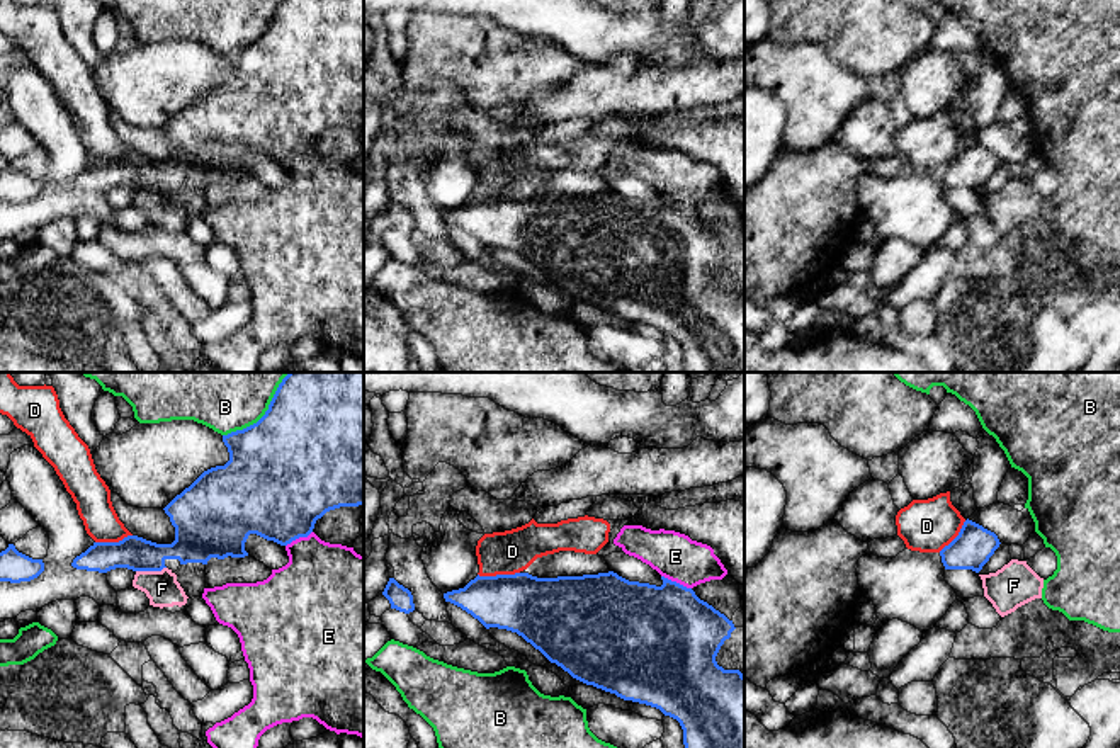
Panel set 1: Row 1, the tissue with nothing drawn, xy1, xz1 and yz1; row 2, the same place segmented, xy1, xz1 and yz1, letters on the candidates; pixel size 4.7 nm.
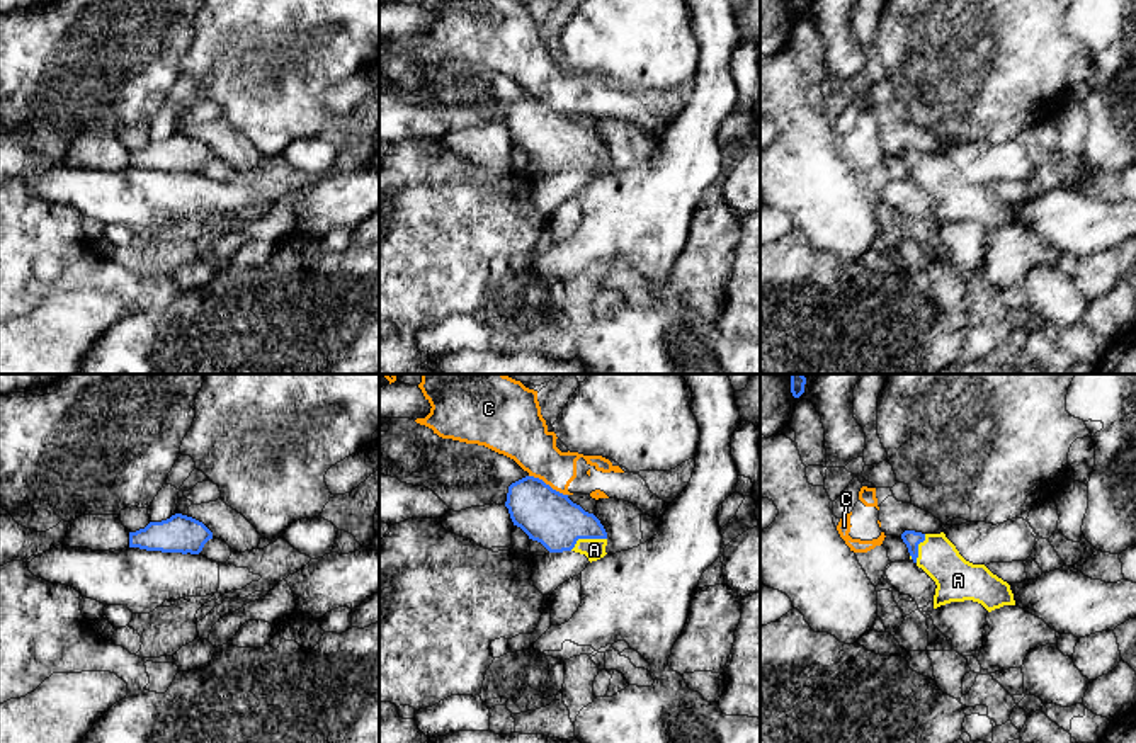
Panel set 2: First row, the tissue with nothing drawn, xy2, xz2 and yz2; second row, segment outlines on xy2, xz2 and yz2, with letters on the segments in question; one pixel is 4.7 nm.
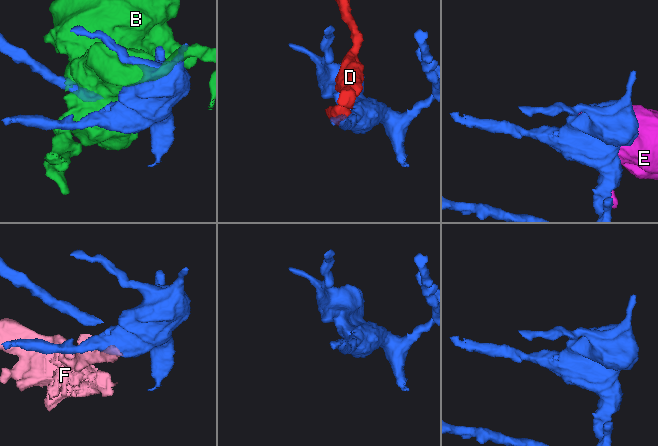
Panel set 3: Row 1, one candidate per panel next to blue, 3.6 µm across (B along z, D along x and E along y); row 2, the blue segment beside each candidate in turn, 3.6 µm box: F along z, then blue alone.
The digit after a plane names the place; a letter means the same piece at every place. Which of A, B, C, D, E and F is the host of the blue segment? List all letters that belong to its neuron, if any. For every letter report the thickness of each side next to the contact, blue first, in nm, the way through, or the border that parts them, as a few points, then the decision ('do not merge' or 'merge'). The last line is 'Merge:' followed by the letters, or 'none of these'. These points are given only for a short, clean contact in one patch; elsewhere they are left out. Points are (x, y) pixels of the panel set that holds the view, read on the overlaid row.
A: 260/100 nm | across xz2 (546, 516), (587, 538), (594, 550) | merge
B: 500/480 nm | do not merge
C: 260/220 nm | along xz2 (529, 475), (567, 495) | do not merge
D: 300/200 nm | along xz1 (519, 572), (478, 575) | do not merge
E: 460/220 nm | do not merge
F: 190/160 nm | do not merge
Merge: A

